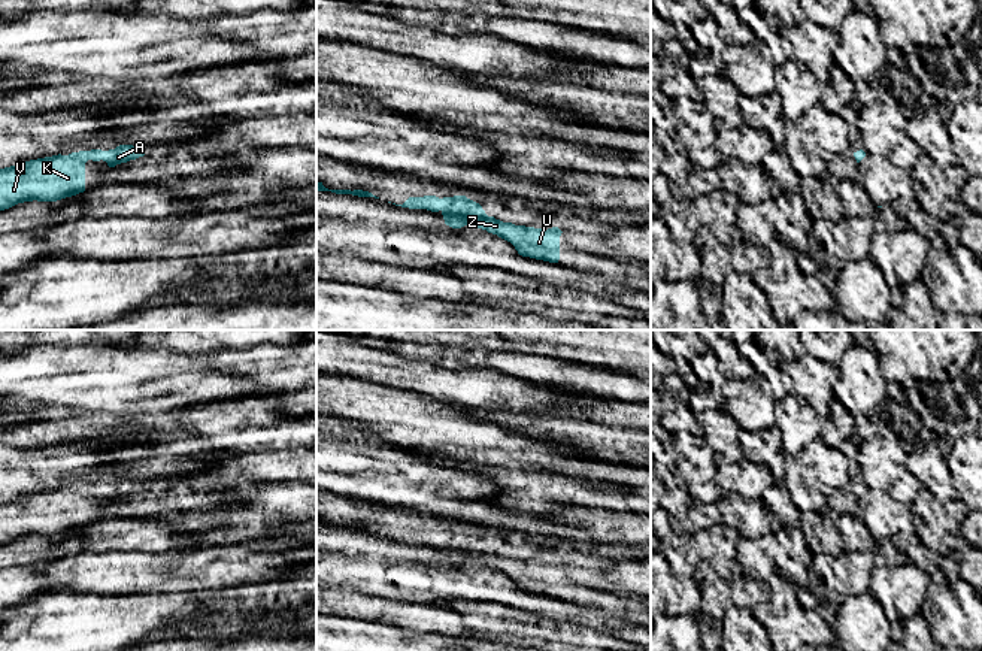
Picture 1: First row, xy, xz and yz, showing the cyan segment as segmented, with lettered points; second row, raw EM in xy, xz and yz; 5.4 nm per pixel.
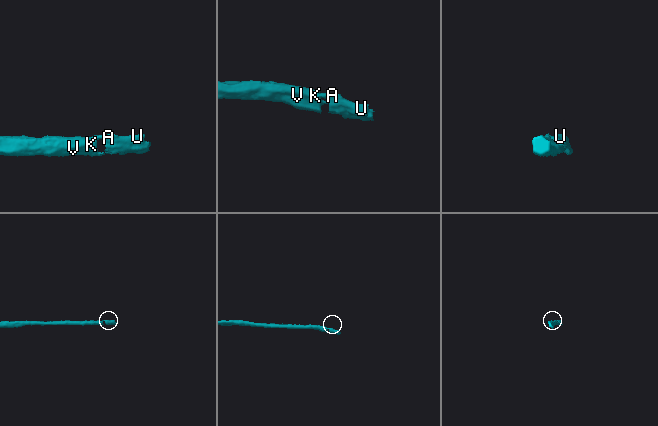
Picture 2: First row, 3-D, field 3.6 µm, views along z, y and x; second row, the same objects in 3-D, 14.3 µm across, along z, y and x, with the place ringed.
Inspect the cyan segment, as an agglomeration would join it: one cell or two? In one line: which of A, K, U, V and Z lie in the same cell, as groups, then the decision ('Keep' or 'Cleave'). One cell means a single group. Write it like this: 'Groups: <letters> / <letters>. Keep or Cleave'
Groups: A K U V Z. Keep

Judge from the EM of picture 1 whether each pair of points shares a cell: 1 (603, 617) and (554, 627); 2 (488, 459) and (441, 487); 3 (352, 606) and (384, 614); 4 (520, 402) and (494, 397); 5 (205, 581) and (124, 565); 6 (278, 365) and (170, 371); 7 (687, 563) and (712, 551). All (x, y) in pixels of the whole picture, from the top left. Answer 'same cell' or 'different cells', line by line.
1: different cells
2: different cells
3: same cell
4: same cell
5: same cell
6: different cells
7: same cell

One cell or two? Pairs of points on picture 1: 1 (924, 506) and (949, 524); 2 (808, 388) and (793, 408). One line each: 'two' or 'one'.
1: one
2: two

